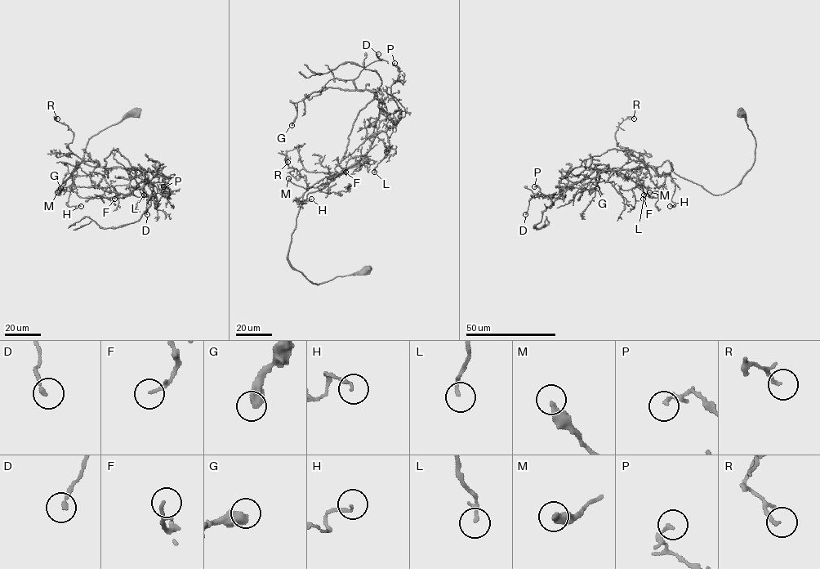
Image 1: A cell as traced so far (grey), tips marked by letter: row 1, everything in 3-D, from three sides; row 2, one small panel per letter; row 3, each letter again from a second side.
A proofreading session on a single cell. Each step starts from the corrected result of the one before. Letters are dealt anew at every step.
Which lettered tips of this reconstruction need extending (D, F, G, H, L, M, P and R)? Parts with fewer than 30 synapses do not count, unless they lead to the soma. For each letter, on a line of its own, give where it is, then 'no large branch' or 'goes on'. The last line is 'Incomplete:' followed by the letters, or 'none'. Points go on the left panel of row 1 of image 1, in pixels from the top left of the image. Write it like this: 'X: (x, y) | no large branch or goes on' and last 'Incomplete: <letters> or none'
D: (147, 214) | no large branch
F: (114, 199) | no large branch
G: (60, 188) | no large branch
H: (81, 206) | no large branch
L: (144, 194) | no large branch
M: (57, 192) | no large branch
P: (163, 186) | no large branch
R: (57, 118) | no large branch
Incomplete: none

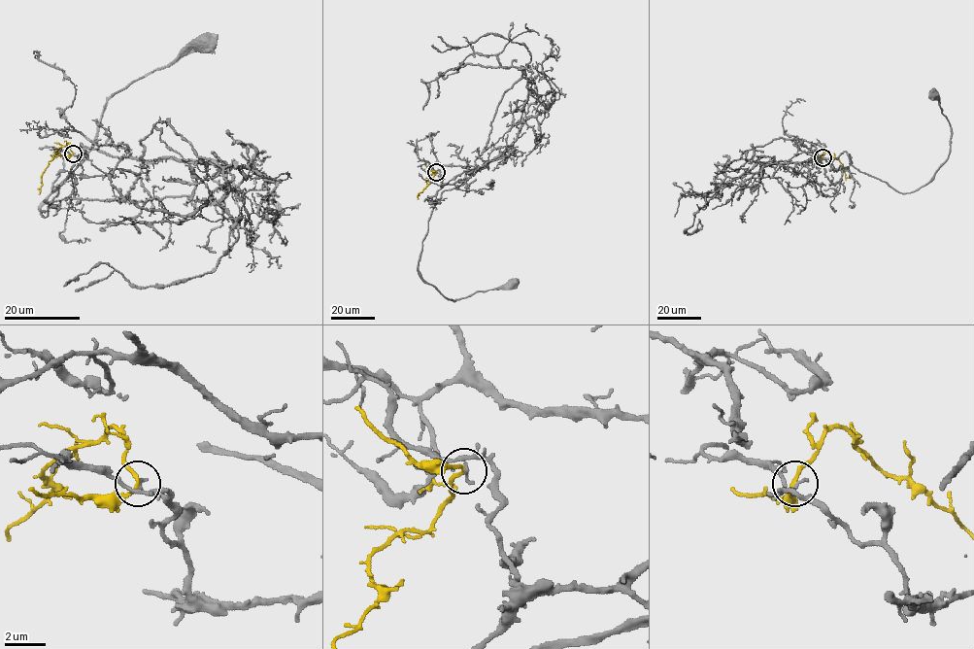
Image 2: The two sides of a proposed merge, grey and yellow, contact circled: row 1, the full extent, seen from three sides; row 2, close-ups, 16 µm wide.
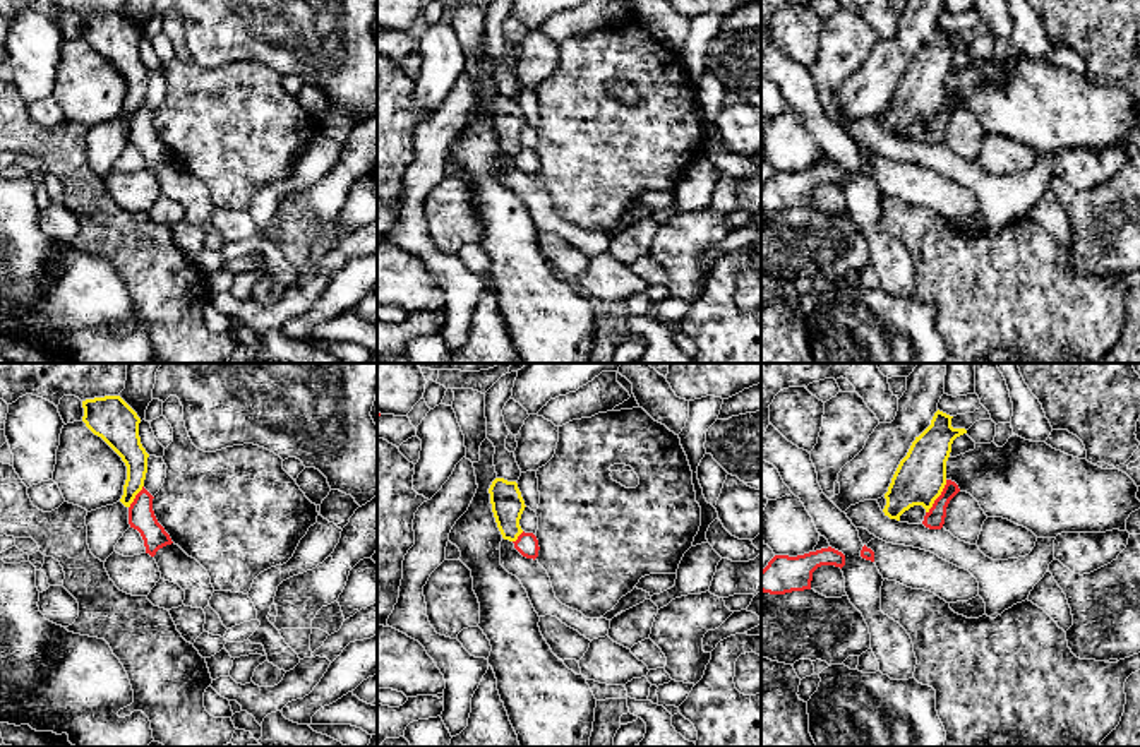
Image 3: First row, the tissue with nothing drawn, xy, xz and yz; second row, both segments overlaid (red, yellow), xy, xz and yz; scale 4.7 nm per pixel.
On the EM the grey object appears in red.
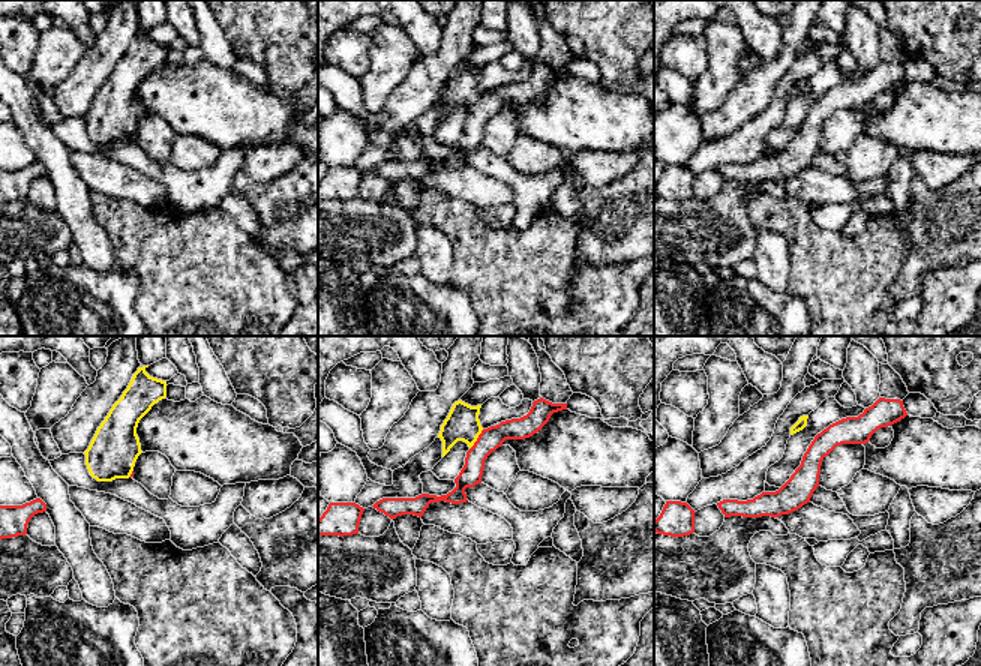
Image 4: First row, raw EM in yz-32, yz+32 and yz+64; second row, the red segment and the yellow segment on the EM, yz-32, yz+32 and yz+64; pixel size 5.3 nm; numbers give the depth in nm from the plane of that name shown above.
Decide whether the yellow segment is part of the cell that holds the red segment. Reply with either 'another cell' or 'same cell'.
another cell

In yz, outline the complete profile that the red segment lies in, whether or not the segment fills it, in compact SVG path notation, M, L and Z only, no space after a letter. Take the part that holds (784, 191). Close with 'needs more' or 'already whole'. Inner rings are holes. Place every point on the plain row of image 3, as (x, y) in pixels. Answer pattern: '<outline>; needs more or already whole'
M831 163L797 173L775 171L761 187L761 207L785 211L811 206L813 188L821 182L845 182L845 171Z; already whole

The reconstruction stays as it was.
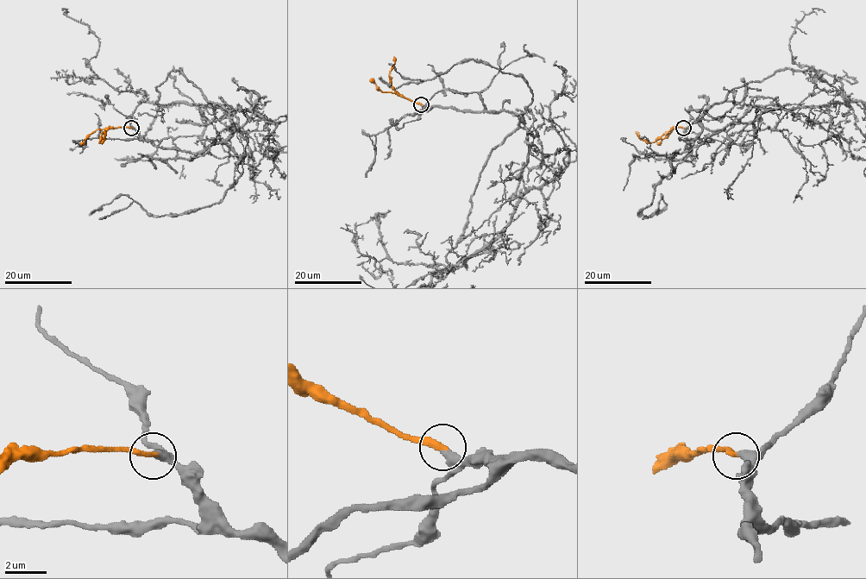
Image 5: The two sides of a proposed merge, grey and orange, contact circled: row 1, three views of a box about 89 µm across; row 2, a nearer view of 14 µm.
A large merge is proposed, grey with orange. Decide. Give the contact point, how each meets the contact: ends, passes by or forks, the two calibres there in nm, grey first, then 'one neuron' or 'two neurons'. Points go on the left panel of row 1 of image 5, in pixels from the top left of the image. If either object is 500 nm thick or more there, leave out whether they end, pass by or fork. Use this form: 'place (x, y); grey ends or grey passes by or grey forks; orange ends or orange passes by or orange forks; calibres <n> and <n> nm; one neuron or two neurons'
place (131, 128); grey passes by; orange ends; calibres 320 and 280 nm; one neuron

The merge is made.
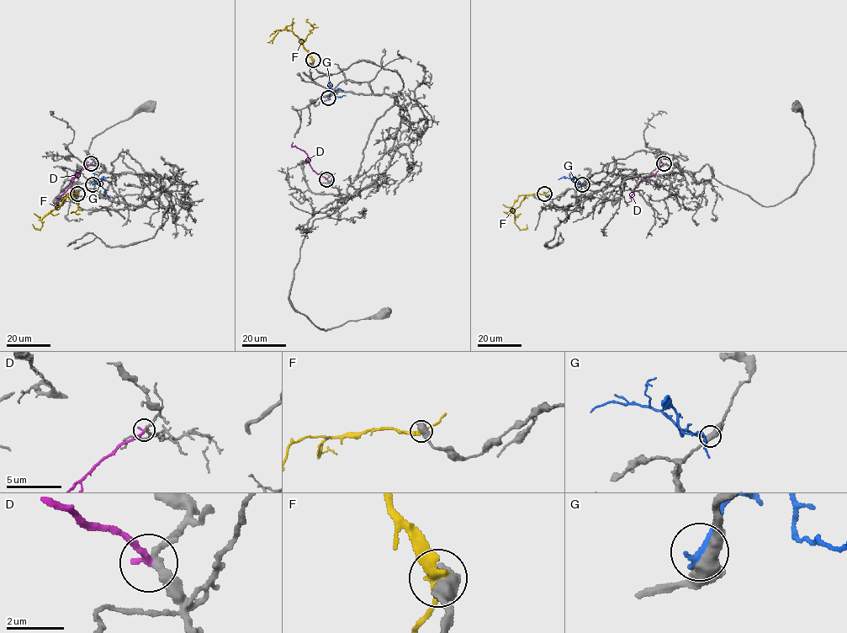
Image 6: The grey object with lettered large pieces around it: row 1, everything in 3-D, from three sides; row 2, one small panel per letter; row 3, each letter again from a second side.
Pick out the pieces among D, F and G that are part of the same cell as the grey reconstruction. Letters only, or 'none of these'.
none of these

